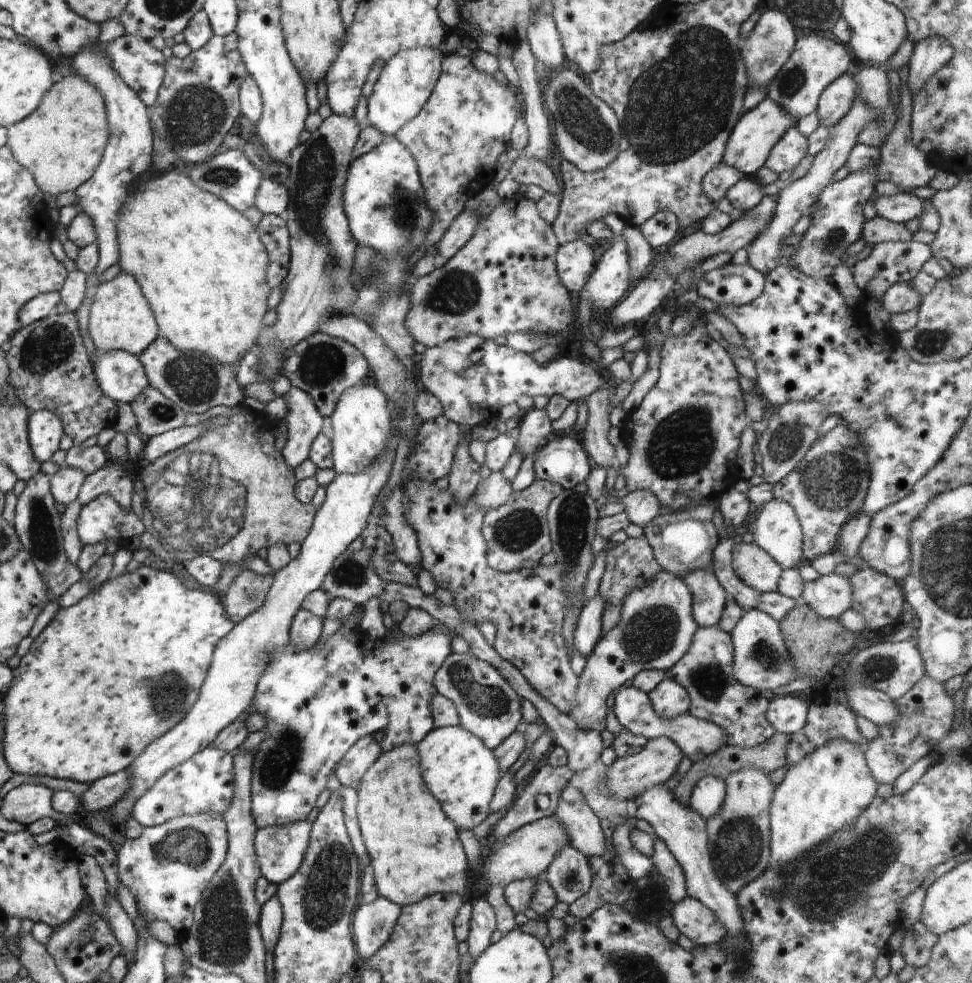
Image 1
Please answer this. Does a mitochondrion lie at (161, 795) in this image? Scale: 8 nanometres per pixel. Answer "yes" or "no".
no

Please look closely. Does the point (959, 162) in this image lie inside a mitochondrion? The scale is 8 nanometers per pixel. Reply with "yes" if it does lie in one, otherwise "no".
no

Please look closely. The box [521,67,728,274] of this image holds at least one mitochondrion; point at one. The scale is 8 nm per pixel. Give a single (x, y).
(581, 118)

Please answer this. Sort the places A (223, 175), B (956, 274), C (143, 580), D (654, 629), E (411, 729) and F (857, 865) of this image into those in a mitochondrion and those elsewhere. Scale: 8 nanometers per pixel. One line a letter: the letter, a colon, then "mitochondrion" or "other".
A: mitochondrion
B: other
C: other
D: mitochondrion
E: other
F: mitochondrion

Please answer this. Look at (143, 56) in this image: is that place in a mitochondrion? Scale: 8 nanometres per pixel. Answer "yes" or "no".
no

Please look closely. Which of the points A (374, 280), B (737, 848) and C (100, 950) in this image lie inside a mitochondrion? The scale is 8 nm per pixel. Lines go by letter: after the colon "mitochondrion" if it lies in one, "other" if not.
A: mitochondrion
B: mitochondrion
C: other

